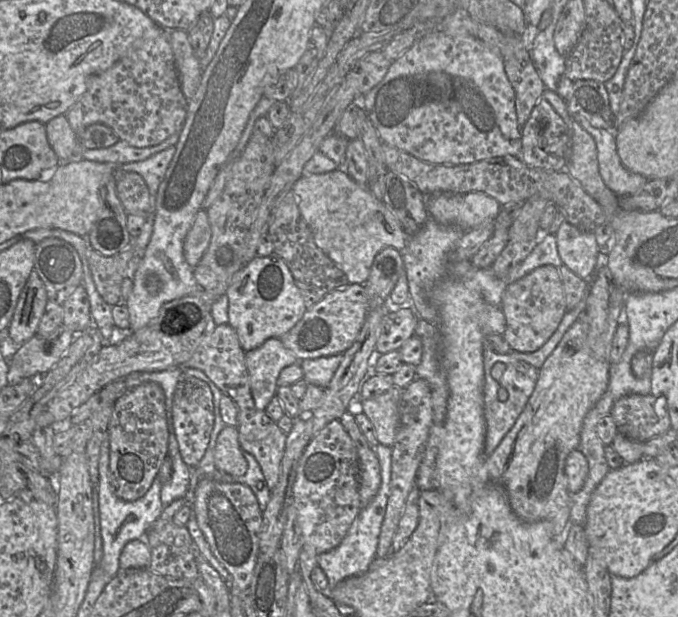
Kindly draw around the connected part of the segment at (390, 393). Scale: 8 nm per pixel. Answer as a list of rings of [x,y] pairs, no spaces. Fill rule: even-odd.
[[[393,386],[384,394],[357,401],[357,409],[373,424],[379,443],[390,448],[395,443],[400,423],[401,393],[401,388]]]

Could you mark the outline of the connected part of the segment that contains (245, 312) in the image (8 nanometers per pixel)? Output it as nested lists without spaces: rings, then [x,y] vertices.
[[[275,254],[253,258],[234,274],[225,294],[229,300],[229,325],[235,330],[240,345],[246,352],[258,348],[269,338],[280,339],[301,320],[308,309],[286,262]]]

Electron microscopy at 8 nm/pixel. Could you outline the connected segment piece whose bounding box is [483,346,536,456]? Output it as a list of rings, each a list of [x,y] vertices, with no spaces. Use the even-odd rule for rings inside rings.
[[[488,348],[483,351],[483,363],[485,372],[484,384],[484,418],[486,422],[485,454],[491,454],[500,444],[503,437],[515,424],[529,397],[533,393],[536,380],[531,380],[528,375],[520,372],[511,363],[509,356],[504,357]]]

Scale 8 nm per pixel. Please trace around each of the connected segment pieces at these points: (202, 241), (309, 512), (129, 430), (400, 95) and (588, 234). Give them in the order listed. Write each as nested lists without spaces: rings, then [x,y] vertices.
[[[200,209],[184,240],[184,257],[190,267],[197,266],[211,240],[211,226],[205,209]]]
[[[339,420],[327,424],[313,437],[301,457],[293,486],[294,507],[304,545],[314,547],[319,555],[334,549],[342,542],[352,523],[364,508],[359,496],[359,472],[358,446]]]
[[[147,382],[121,395],[113,405],[108,435],[109,477],[113,491],[124,501],[136,501],[152,486],[168,458],[170,425],[163,388],[155,382]]]
[[[433,32],[416,40],[403,56],[391,63],[383,80],[360,97],[360,104],[384,143],[427,163],[470,164],[521,153],[516,95],[505,72],[504,59],[466,32]]]
[[[563,222],[555,233],[557,250],[565,266],[590,282],[602,263],[602,254],[591,231]]]

